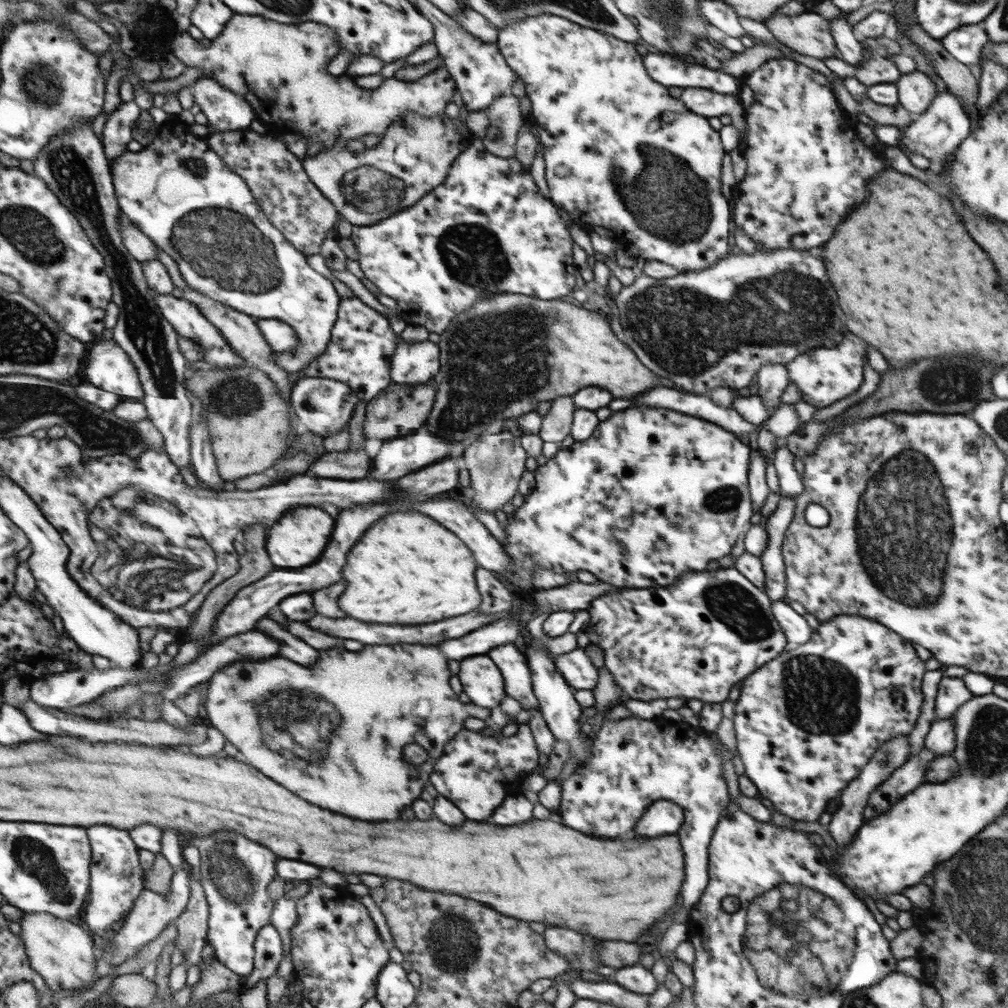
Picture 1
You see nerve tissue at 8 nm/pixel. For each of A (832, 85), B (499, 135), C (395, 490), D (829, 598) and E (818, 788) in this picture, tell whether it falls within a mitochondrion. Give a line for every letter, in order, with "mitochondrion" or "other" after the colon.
A: other
B: mitochondrion
C: other
D: other
E: other

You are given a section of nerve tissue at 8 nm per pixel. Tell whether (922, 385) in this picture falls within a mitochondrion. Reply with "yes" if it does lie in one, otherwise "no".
yes

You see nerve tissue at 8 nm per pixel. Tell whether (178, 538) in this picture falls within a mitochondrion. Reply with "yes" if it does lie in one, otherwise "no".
yes

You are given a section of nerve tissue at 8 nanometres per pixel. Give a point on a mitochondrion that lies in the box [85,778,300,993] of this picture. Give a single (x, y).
(237, 881)

